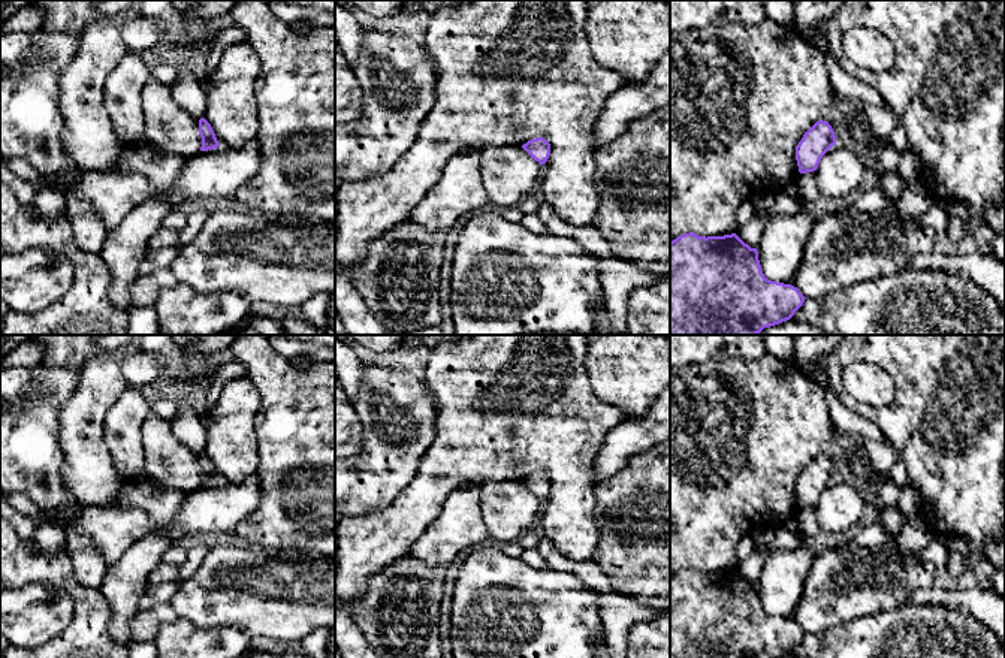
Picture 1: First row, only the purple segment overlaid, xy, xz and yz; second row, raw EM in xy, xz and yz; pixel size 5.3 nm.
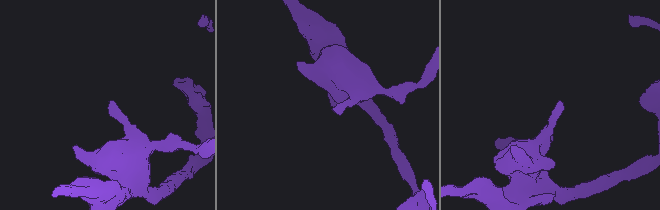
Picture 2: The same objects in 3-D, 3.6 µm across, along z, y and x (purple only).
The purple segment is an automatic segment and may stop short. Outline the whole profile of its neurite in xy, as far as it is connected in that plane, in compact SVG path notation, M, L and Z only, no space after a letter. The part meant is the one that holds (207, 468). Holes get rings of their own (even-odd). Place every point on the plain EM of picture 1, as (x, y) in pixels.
M205 453L199 455L199 468L202 473L200 486L214 485L220 480L211 459Z

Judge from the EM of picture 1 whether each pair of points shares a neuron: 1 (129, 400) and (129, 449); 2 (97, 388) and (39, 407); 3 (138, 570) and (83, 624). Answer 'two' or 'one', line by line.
1: one
2: two
3: two

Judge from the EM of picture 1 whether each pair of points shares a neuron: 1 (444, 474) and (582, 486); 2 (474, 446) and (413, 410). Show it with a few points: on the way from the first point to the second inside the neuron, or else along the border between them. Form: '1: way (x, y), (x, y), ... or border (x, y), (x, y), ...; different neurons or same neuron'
1: way (479, 459), (548, 459); same neuron
2: border (429, 389), (435, 404), (435, 434), (422, 456); different neurons

